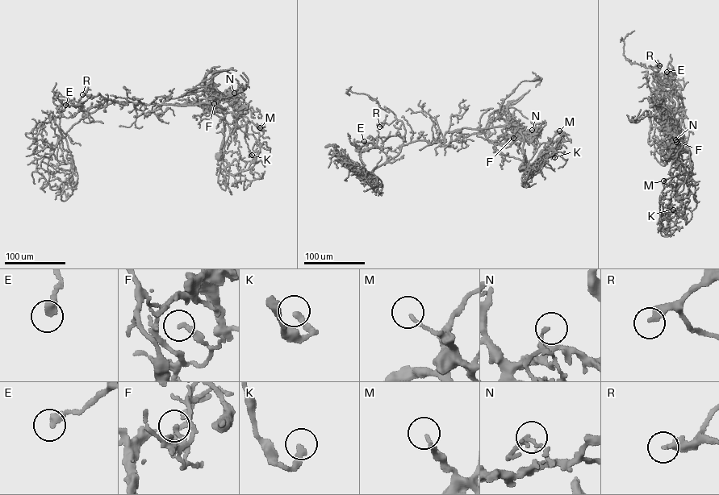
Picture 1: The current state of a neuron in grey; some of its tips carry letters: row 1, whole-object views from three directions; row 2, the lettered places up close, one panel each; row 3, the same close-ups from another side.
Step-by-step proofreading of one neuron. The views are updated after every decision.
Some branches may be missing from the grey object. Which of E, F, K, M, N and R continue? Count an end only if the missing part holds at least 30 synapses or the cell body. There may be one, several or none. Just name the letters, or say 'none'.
none

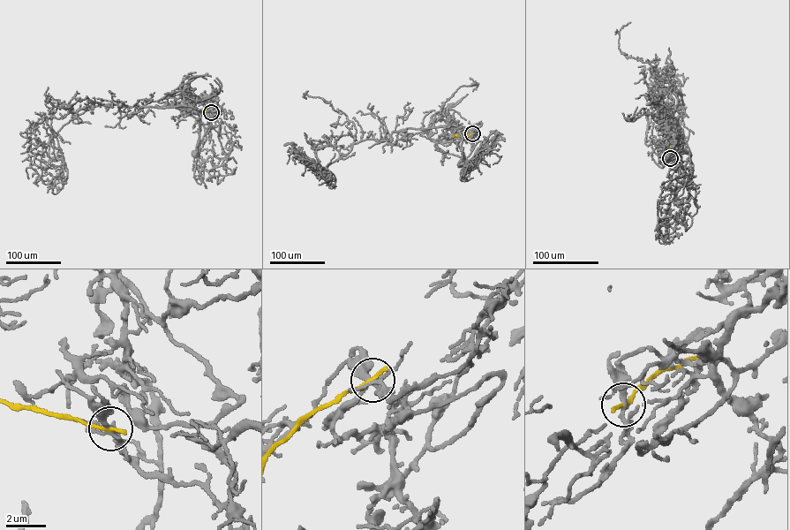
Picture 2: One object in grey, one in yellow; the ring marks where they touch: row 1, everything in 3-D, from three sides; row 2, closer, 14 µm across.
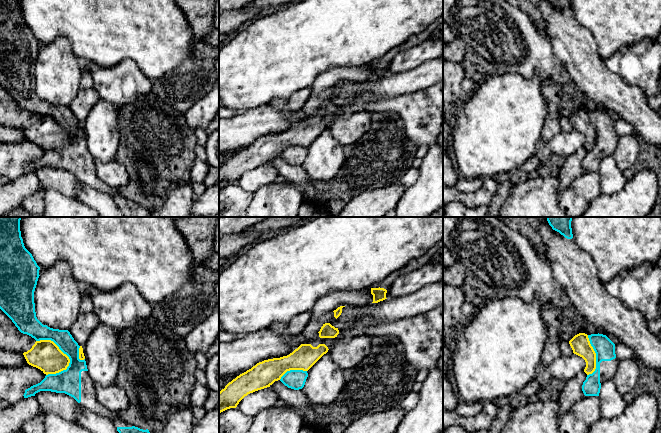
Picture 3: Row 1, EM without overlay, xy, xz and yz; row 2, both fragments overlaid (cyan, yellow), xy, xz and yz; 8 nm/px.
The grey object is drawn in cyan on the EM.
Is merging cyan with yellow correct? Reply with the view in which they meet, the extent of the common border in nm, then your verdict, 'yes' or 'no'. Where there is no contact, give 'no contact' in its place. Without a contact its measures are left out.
meets cyan in xy; contact 340 nm long; no

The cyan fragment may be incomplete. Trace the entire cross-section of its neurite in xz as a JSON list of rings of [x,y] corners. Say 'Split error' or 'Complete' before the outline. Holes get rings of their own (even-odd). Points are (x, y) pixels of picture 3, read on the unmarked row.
Complete. [[[290,146],[281,153],[280,157],[288,164],[299,166],[304,163],[307,153],[307,147]]]

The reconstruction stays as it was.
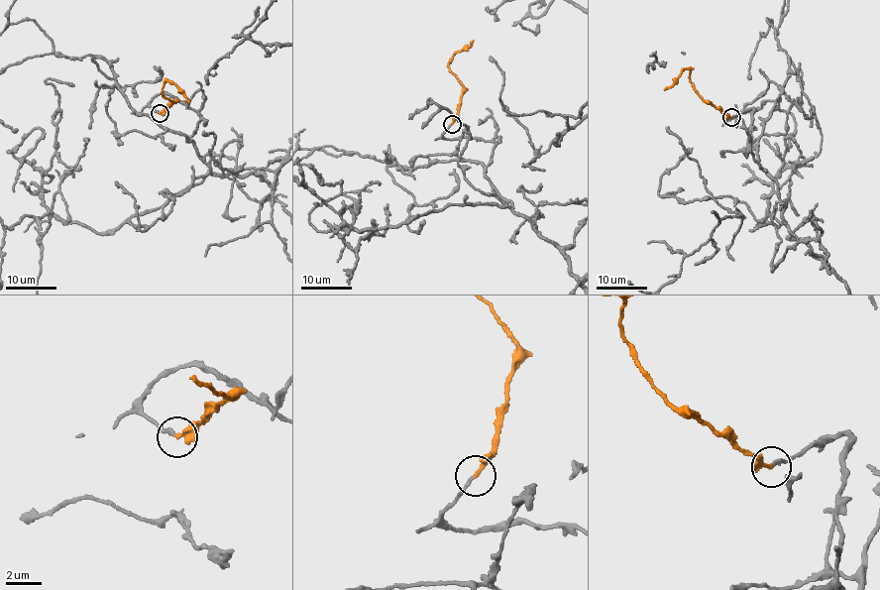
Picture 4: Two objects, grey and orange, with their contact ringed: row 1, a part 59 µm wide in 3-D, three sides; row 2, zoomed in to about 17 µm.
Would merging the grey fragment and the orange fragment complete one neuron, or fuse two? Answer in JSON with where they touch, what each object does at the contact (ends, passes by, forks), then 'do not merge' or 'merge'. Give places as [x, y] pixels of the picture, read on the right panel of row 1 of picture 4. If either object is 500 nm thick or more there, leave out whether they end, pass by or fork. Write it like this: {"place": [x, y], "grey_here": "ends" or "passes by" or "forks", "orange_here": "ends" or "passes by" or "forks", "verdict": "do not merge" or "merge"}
{"place": [731, 117], "grey_here": "ends", "orange_here": "ends", "verdict": "merge"}

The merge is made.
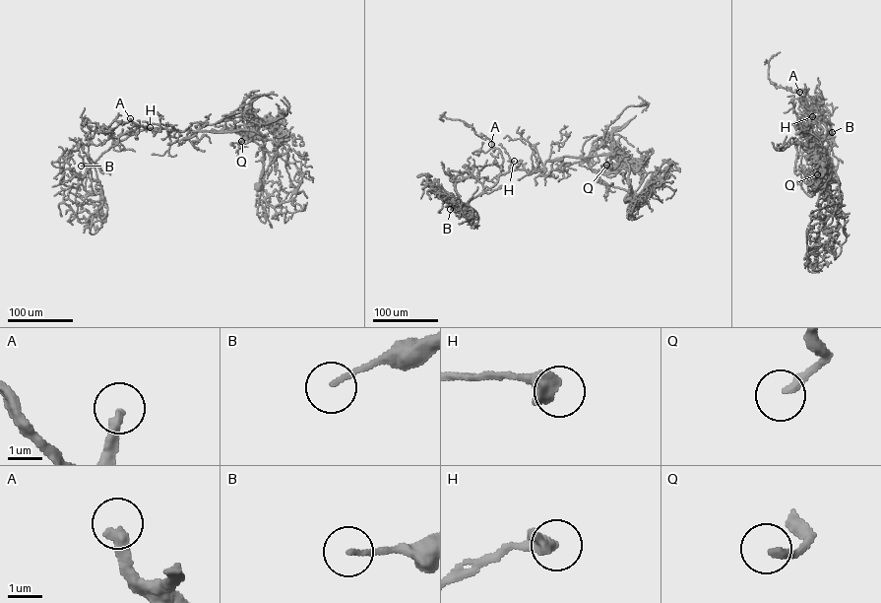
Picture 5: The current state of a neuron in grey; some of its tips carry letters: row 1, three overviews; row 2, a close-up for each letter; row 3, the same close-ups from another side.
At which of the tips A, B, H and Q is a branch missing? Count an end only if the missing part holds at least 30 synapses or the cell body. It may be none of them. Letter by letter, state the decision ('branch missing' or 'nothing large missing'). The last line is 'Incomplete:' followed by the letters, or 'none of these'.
A: branch missing
B: nothing large missing
H: nothing large missing
Q: nothing large missing
Incomplete: A

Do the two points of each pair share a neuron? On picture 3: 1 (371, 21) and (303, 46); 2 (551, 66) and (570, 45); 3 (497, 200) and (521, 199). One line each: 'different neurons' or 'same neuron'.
1: same neuron
2: different neurons
3: different neurons

